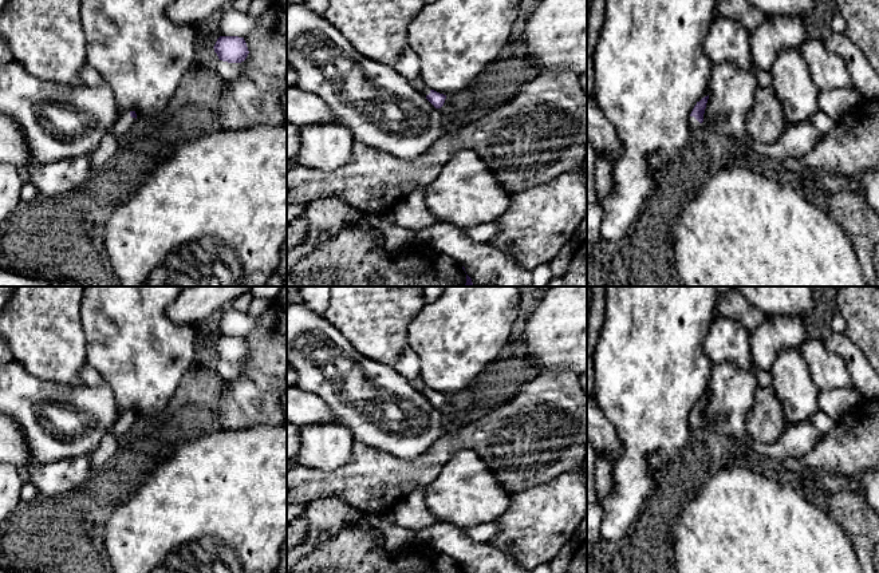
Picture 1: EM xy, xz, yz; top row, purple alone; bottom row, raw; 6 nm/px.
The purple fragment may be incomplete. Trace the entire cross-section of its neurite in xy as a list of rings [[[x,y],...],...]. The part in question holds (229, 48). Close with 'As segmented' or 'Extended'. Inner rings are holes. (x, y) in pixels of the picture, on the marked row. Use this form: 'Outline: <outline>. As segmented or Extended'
Outline: [[[220,36],[213,48],[218,59],[228,63],[241,63],[249,54],[244,37],[239,36]]]. As segmented

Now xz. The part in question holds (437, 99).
Outline: [[[421,76],[415,78],[414,80],[411,80],[411,86],[414,90],[417,90],[418,92],[421,92],[422,95],[426,96],[426,99],[435,107],[435,108],[441,108],[445,103],[446,95],[440,94],[434,90],[429,90],[425,83],[422,82]]]. Extended

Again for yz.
Outline: [[[709,95],[702,98],[694,106],[694,108],[693,108],[693,111],[689,116],[689,129],[690,129],[690,131],[698,129],[702,125],[707,99],[709,99]]]. Extended

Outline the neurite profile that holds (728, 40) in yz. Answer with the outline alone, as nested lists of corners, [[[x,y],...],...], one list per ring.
[[[714,16],[703,40],[703,52],[712,64],[733,63],[740,68],[750,68],[750,33],[736,20]]]

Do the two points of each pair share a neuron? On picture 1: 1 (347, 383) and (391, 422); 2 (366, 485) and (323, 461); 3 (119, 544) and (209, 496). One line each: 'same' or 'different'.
1: same
2: different
3: same

